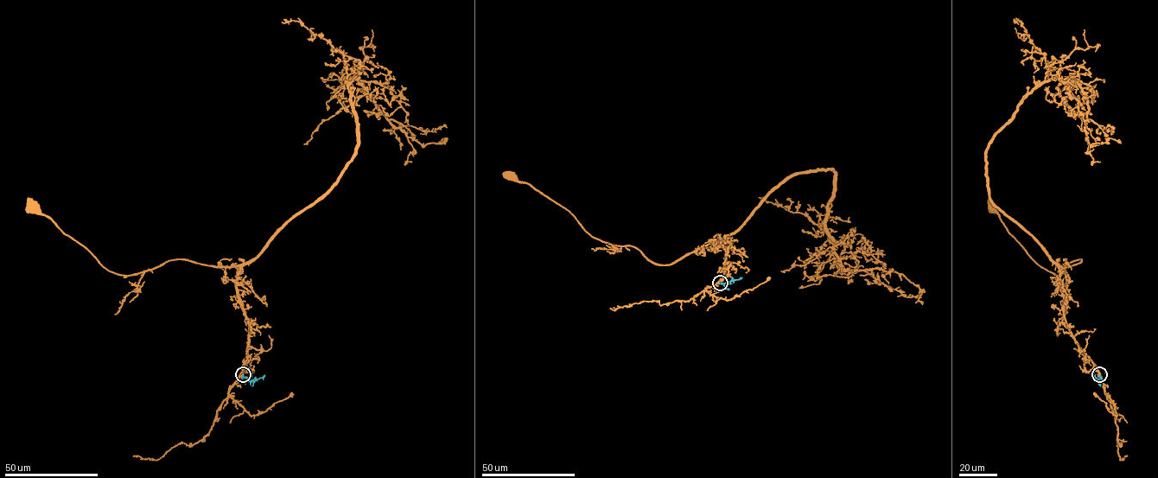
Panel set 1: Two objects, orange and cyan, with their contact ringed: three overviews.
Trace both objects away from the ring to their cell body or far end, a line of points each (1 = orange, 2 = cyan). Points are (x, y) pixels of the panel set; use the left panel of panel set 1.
1: (242, 374), (249, 326), (237, 287), (239, 265), (174, 259), (123, 276), (109, 271), (30, 207)
2: (242, 374), (247, 379), (251, 376), (250, 366)

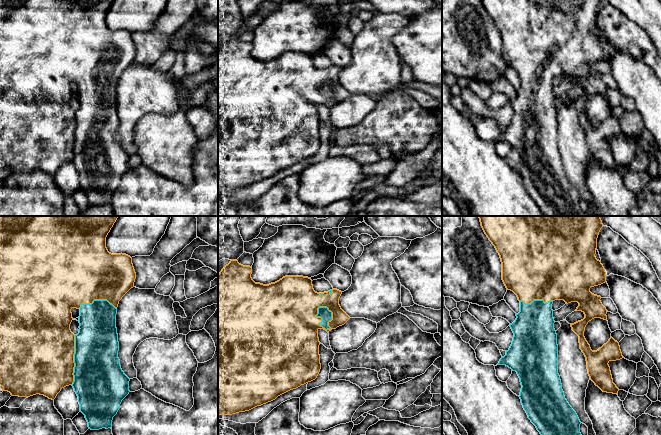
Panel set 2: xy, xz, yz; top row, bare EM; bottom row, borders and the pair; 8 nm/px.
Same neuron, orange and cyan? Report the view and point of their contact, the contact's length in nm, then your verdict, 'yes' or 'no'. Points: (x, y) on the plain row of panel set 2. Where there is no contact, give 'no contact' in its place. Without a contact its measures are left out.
xz (332, 91) | 220 nm | yes

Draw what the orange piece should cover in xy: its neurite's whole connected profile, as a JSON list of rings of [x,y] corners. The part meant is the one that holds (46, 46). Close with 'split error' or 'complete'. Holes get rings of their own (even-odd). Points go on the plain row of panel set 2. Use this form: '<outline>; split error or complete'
[[[0,0],[0,164],[2,167],[8,167],[12,172],[30,173],[36,170],[44,171],[49,175],[54,176],[62,164],[72,161],[78,172],[80,187],[85,191],[88,198],[88,203],[91,206],[99,206],[102,204],[112,204],[113,193],[117,190],[122,176],[129,170],[130,155],[124,150],[120,142],[118,134],[119,118],[116,104],[116,90],[119,77],[122,73],[134,63],[136,49],[132,40],[132,34],[126,30],[111,30],[106,24],[106,13],[114,0]],[[77,84],[80,86],[79,92],[79,109],[74,111],[70,106],[70,100],[73,96],[71,85]]]; split error

